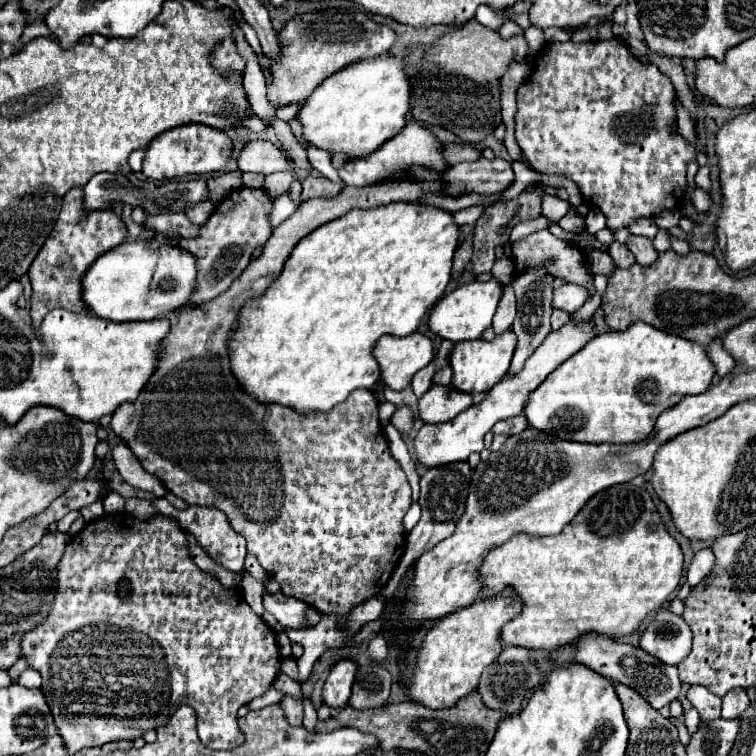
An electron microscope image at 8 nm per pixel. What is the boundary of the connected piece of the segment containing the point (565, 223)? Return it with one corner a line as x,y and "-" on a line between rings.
570,209
568,215
558,221
558,225
560,225
564,231
574,231
574,229
582,229
582,227
584,227
584,219
578,217
578,215
574,213
574,209

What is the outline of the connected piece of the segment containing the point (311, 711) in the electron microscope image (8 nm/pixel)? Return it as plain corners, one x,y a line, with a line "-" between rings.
304,699
304,729
310,731
310,733
316,733
316,723
318,723
318,717
316,717
316,709
312,707
310,699

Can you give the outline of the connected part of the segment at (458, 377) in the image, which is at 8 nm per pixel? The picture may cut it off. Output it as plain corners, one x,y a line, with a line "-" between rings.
506,331
502,335
496,335
492,341
476,339
476,341
462,341
454,345
454,351
450,355
450,367
452,367
452,381
450,387
462,393
486,393
490,391
508,371
510,359
514,355
516,339
512,331

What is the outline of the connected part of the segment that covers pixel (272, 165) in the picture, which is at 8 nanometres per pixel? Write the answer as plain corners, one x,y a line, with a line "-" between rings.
250,141
238,155
238,169
252,173
276,173
292,171
292,161
284,157
284,151
274,147
270,141

